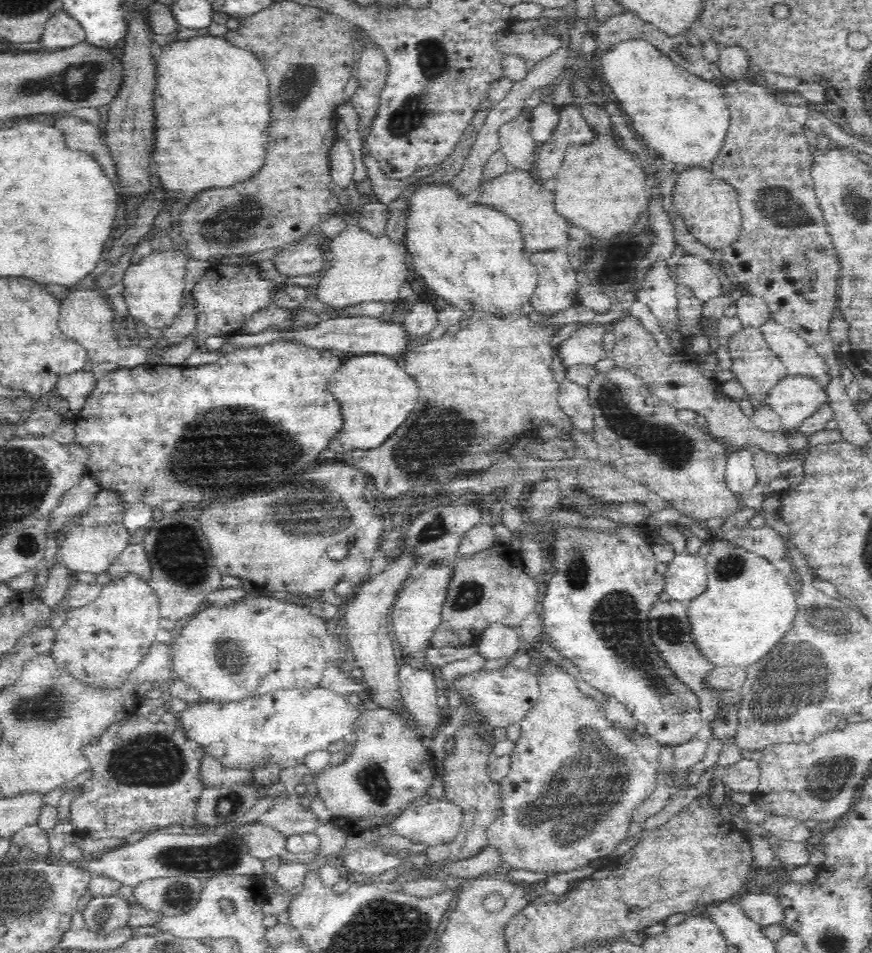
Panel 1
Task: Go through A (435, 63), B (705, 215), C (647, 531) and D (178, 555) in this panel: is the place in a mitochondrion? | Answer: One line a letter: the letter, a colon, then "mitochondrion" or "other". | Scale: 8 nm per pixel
A: mitochondrion
B: other
C: other
D: mitochondrion

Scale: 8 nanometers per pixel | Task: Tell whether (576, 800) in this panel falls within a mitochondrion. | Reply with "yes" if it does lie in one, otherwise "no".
yes

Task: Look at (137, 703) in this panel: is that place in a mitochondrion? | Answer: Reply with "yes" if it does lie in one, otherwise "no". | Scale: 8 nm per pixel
no

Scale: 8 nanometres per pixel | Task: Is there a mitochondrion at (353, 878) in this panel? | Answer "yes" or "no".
no

